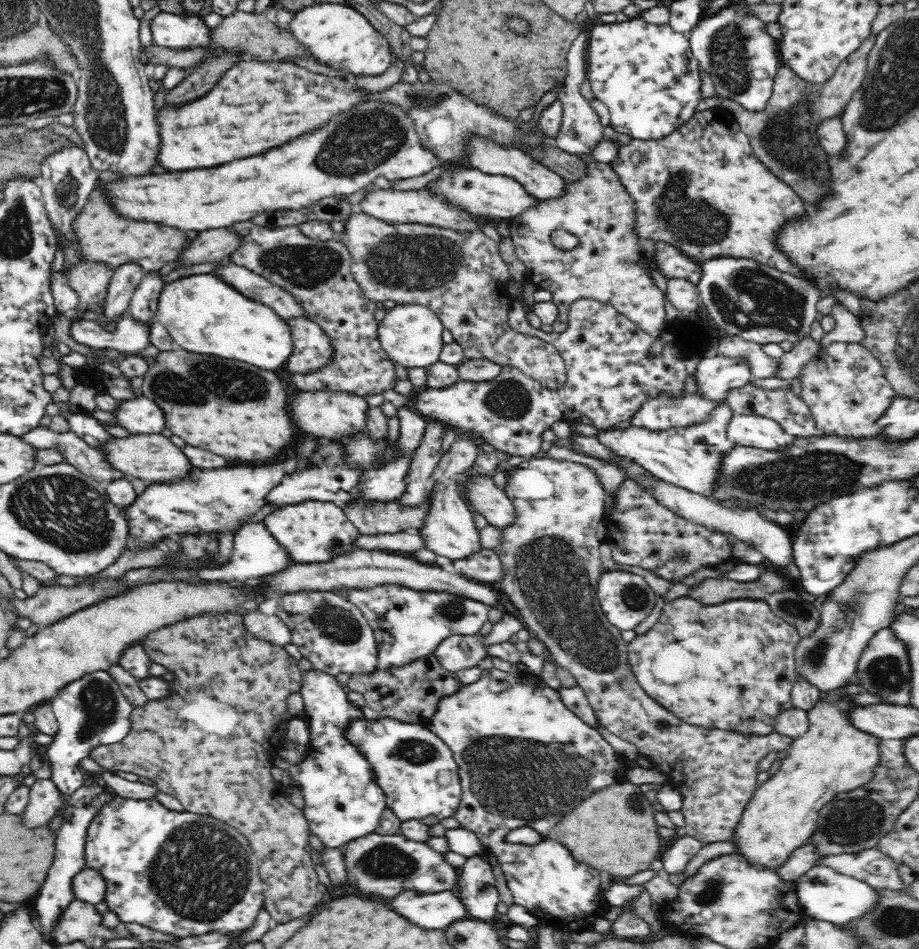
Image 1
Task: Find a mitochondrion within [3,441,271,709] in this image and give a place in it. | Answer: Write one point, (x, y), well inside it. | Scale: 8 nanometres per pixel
(49, 507)

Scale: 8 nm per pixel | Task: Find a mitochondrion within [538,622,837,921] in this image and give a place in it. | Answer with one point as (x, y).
(712, 889)

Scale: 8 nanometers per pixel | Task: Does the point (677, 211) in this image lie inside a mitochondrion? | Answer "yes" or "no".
yes

